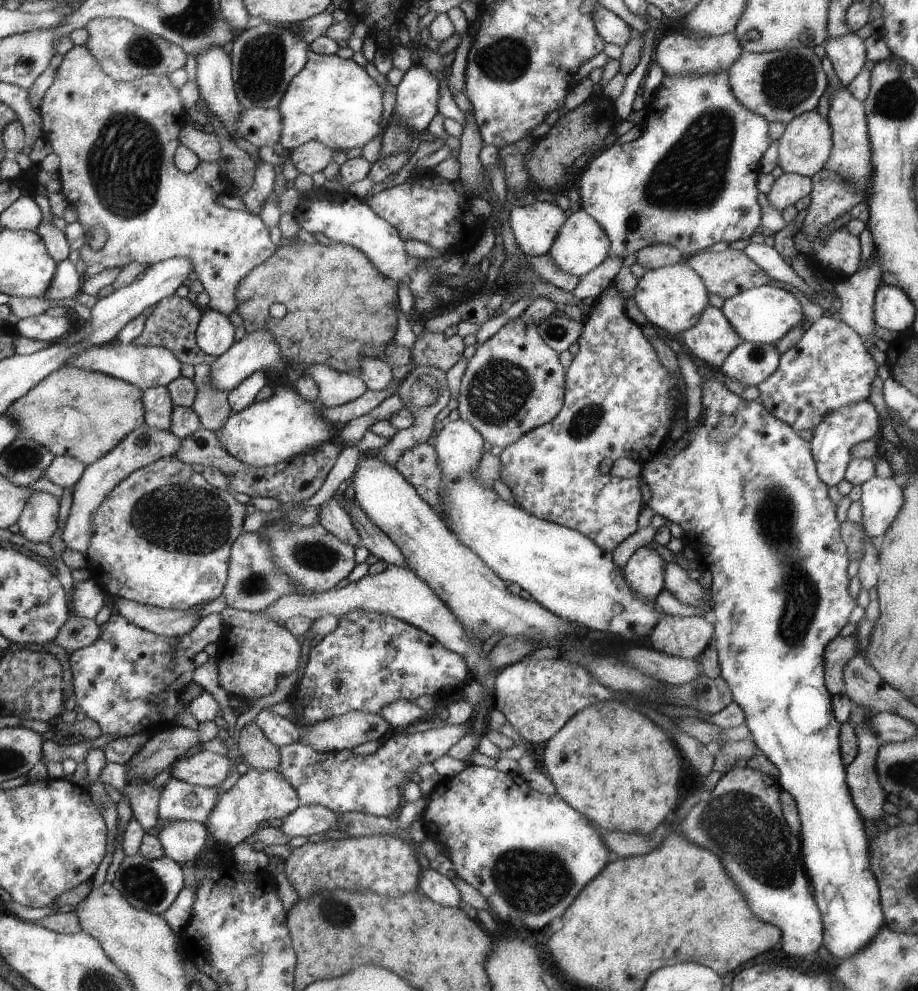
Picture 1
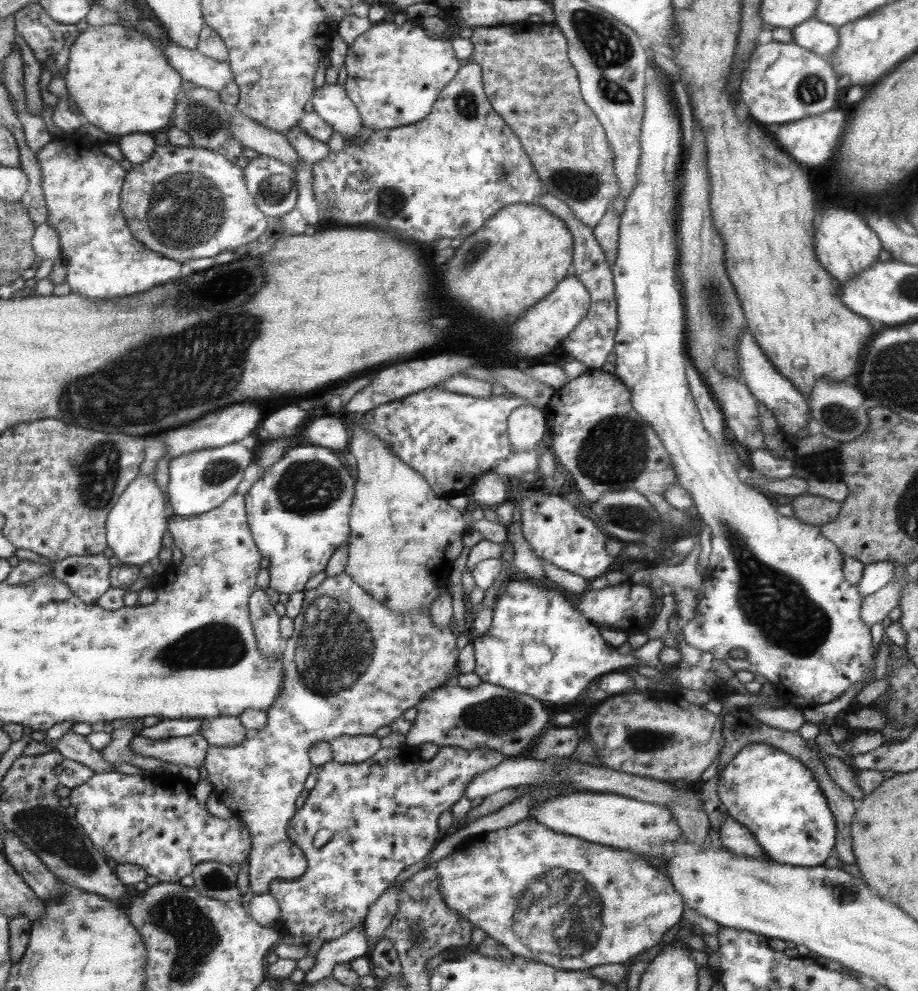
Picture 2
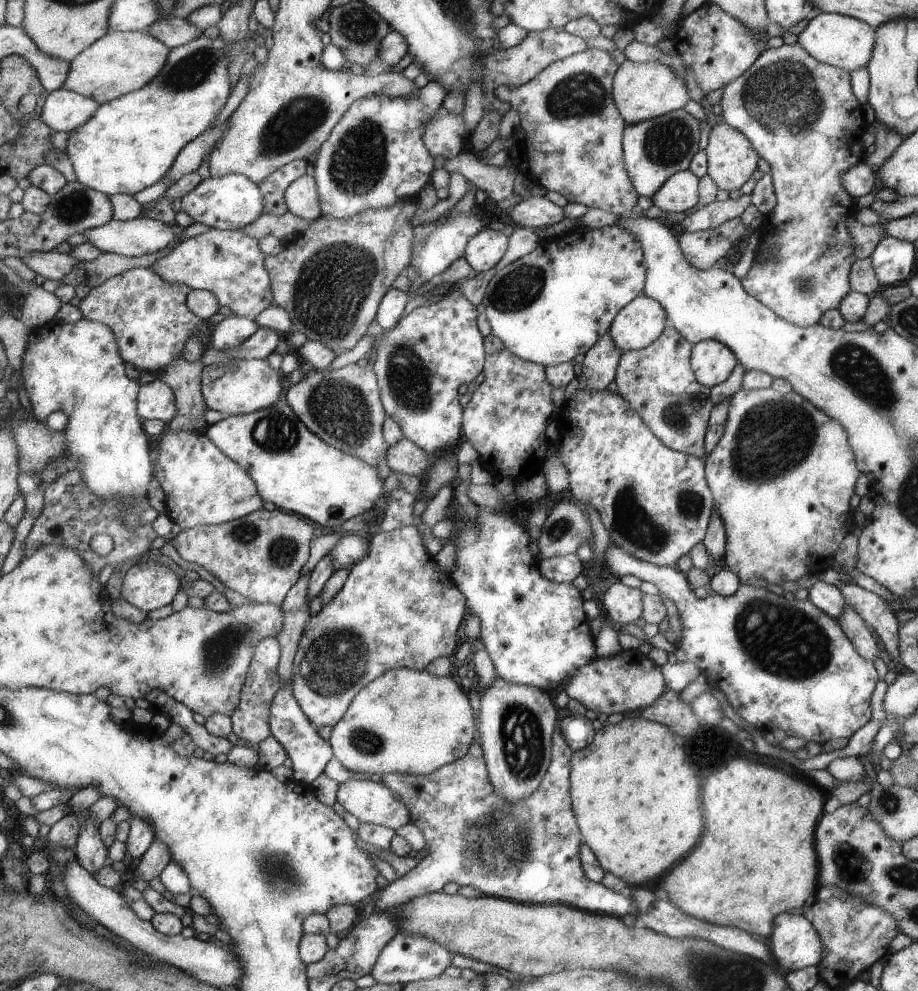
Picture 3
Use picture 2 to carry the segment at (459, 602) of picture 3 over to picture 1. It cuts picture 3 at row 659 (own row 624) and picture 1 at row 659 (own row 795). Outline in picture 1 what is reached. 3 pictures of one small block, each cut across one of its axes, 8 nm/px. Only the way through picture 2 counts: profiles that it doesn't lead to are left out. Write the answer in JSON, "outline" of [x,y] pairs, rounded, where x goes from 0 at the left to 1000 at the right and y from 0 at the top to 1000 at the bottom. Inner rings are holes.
{"outline":[[[247,613],[239,619],[242,622],[244,638],[236,646],[234,659],[240,692],[248,702],[261,702],[278,708],[296,700],[306,684],[325,674],[328,647],[315,635],[304,632],[285,620],[263,617]]]}

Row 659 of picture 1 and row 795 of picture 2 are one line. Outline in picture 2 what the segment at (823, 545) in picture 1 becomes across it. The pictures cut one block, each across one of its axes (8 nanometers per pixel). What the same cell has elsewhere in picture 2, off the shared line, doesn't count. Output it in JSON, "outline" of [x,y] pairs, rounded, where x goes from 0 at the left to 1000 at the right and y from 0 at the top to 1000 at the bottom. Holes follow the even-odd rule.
{"outline":[[[834,750],[815,751],[815,753],[808,755],[808,757],[802,761],[802,764],[788,776],[781,792],[782,803],[795,825],[810,832],[820,843],[822,843],[824,848],[828,852],[828,856],[839,864],[840,868],[843,868],[845,871],[858,871],[861,874],[873,874],[878,876],[895,874],[898,868],[904,864],[904,860],[906,860],[906,856],[908,856],[908,852],[911,852],[911,849],[913,848],[913,831],[908,829],[910,823],[905,818],[904,811],[901,809],[900,804],[898,804],[895,797],[892,795],[891,789],[887,787],[885,779],[869,766],[864,765],[854,758],[845,759],[845,755],[841,755],[841,753],[838,753],[838,751]]]}

